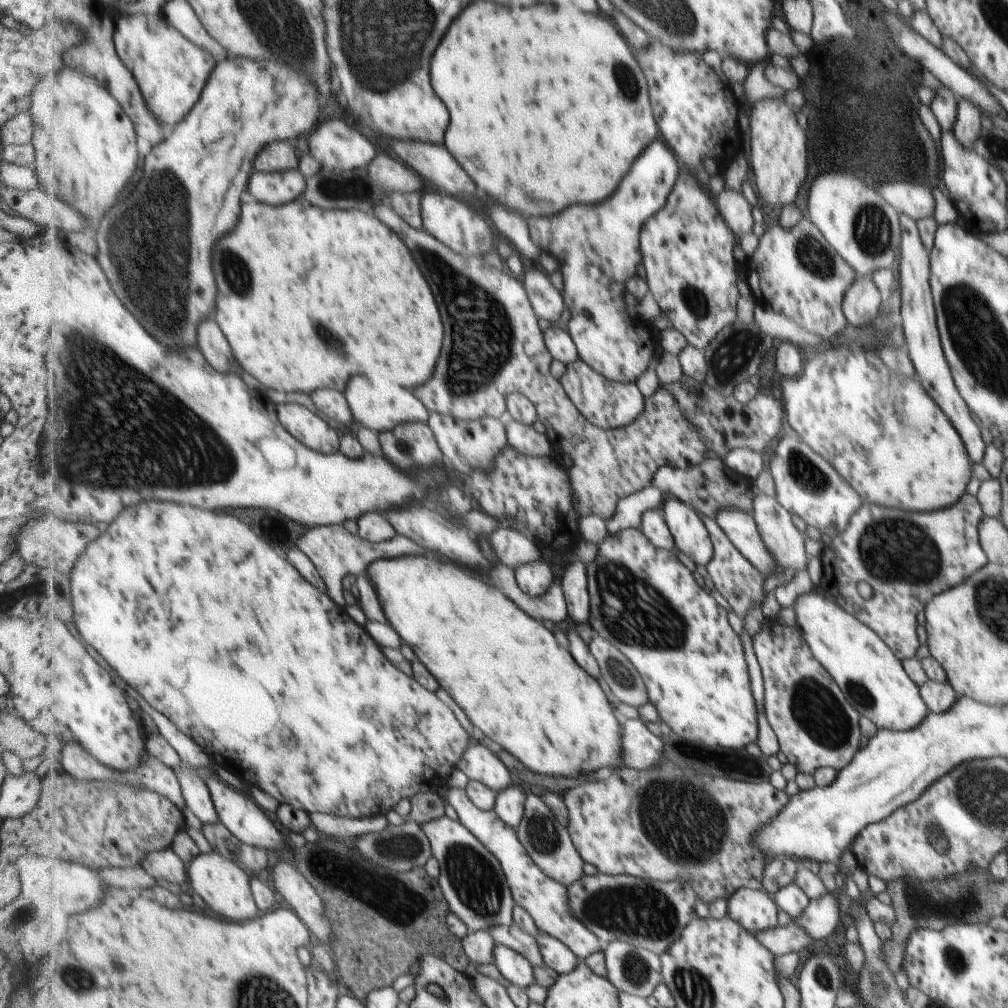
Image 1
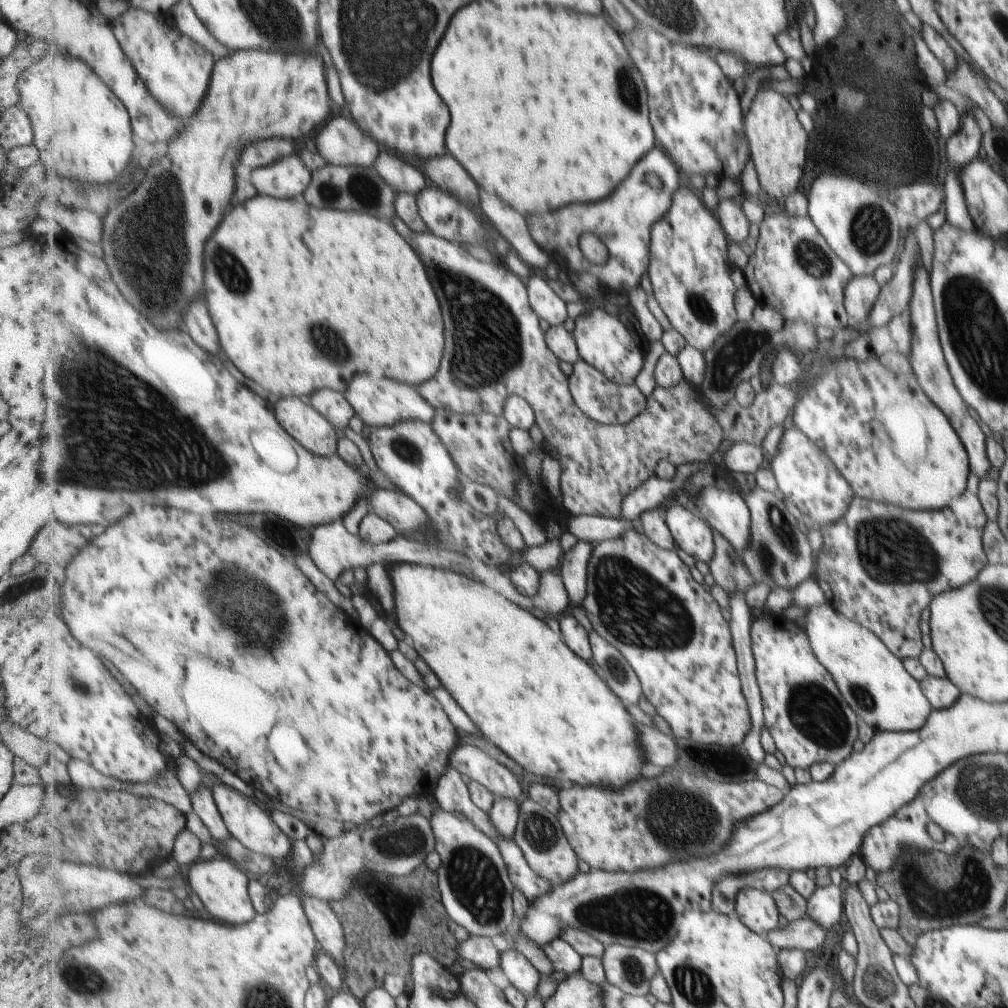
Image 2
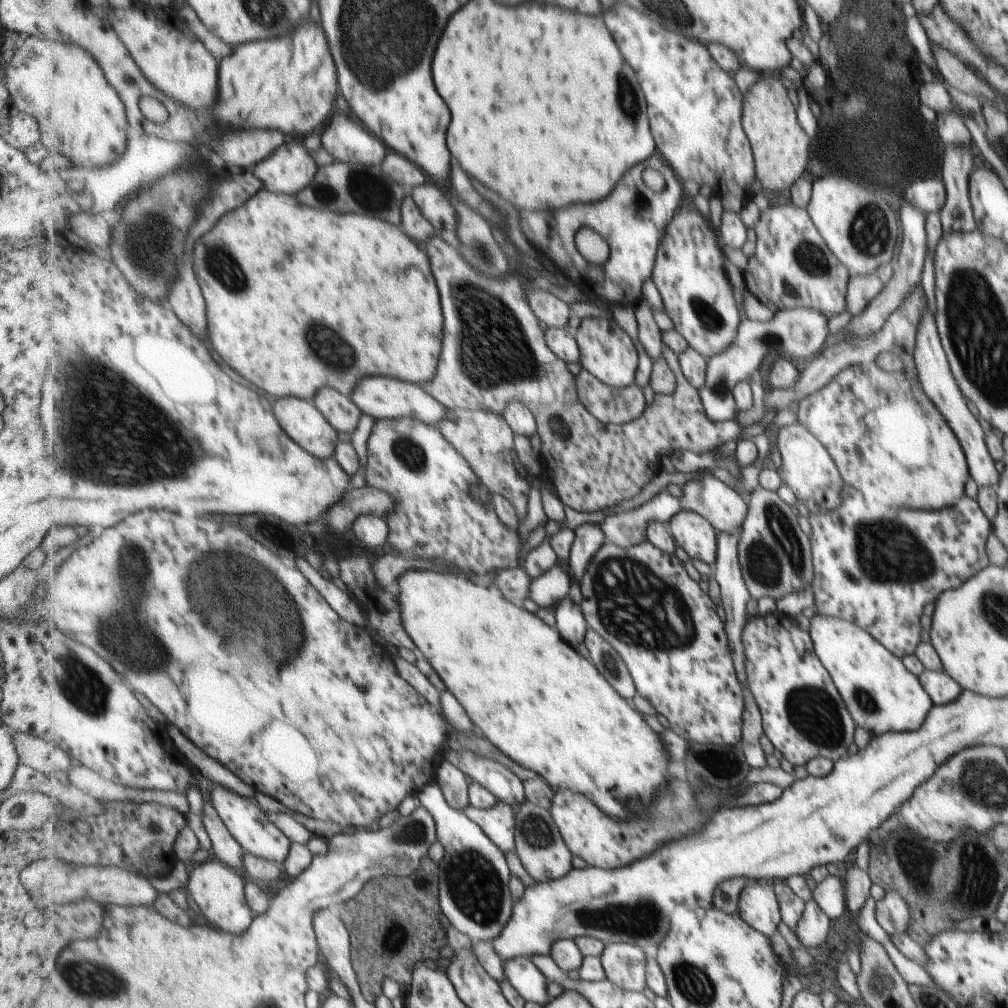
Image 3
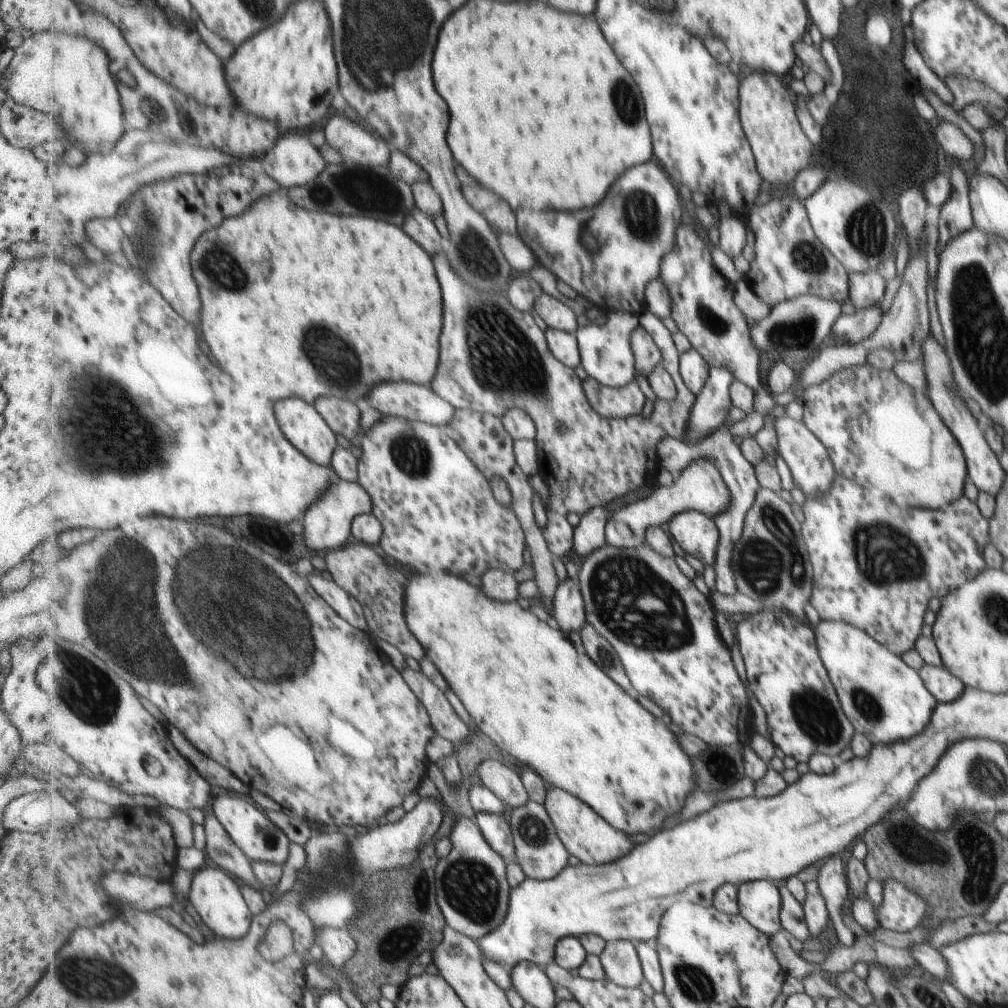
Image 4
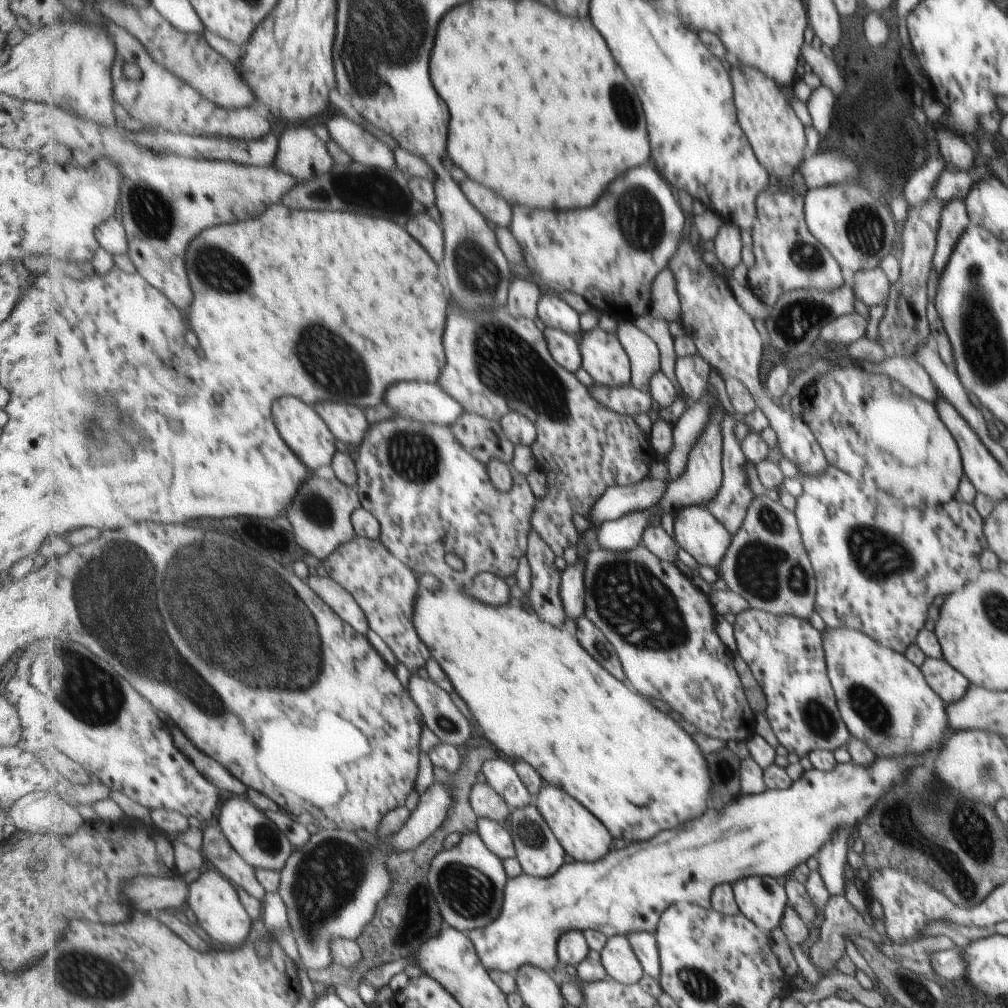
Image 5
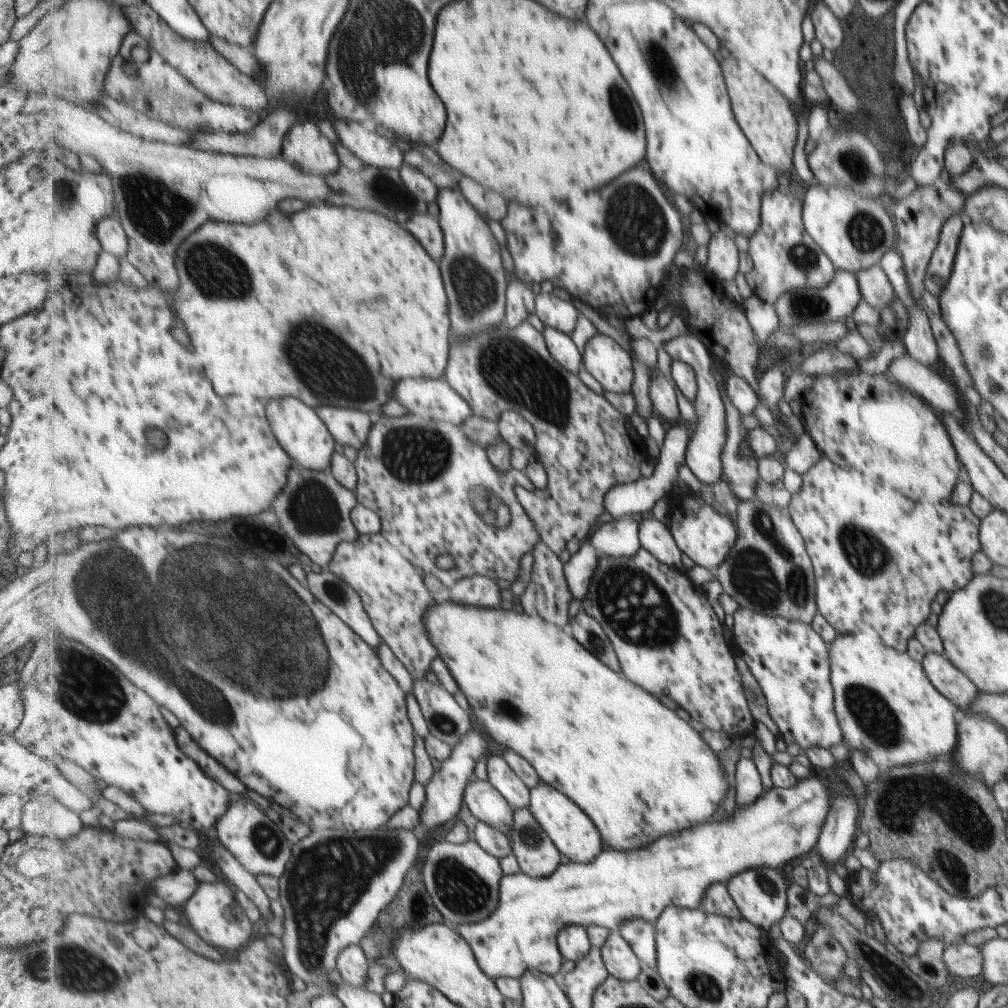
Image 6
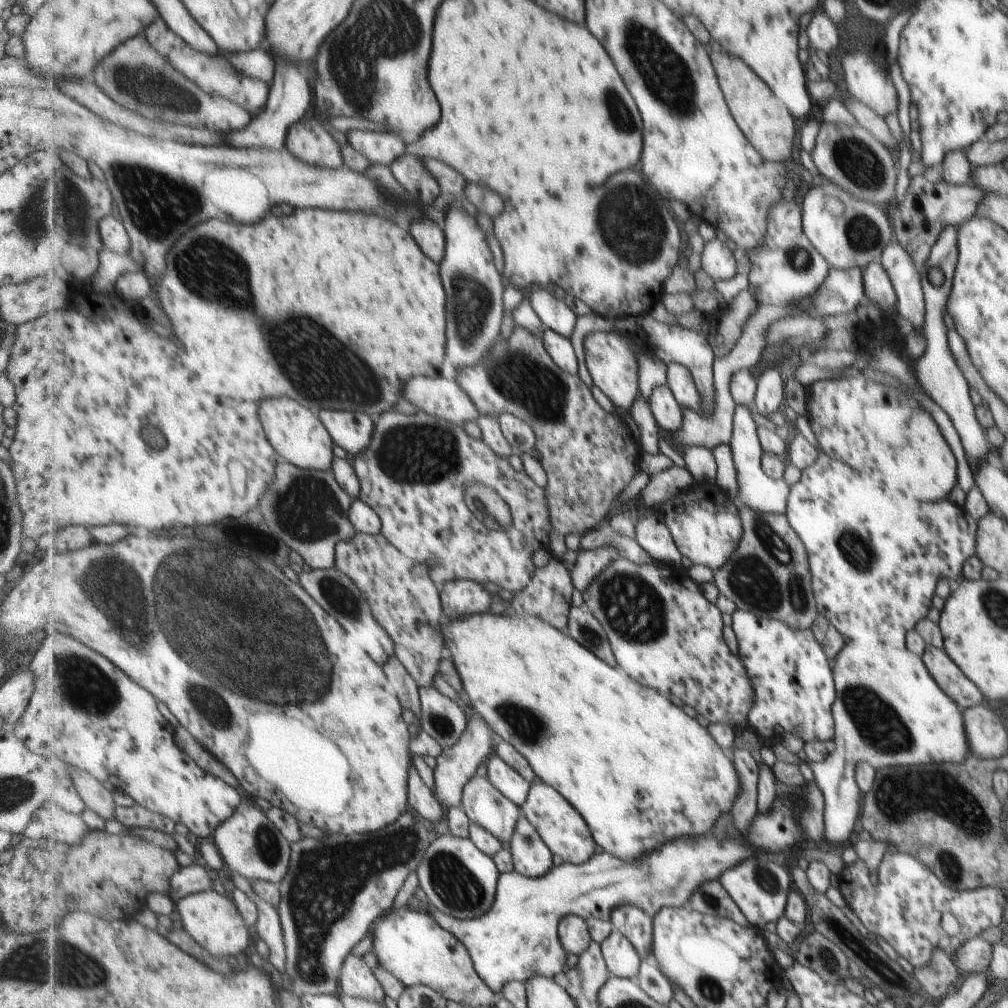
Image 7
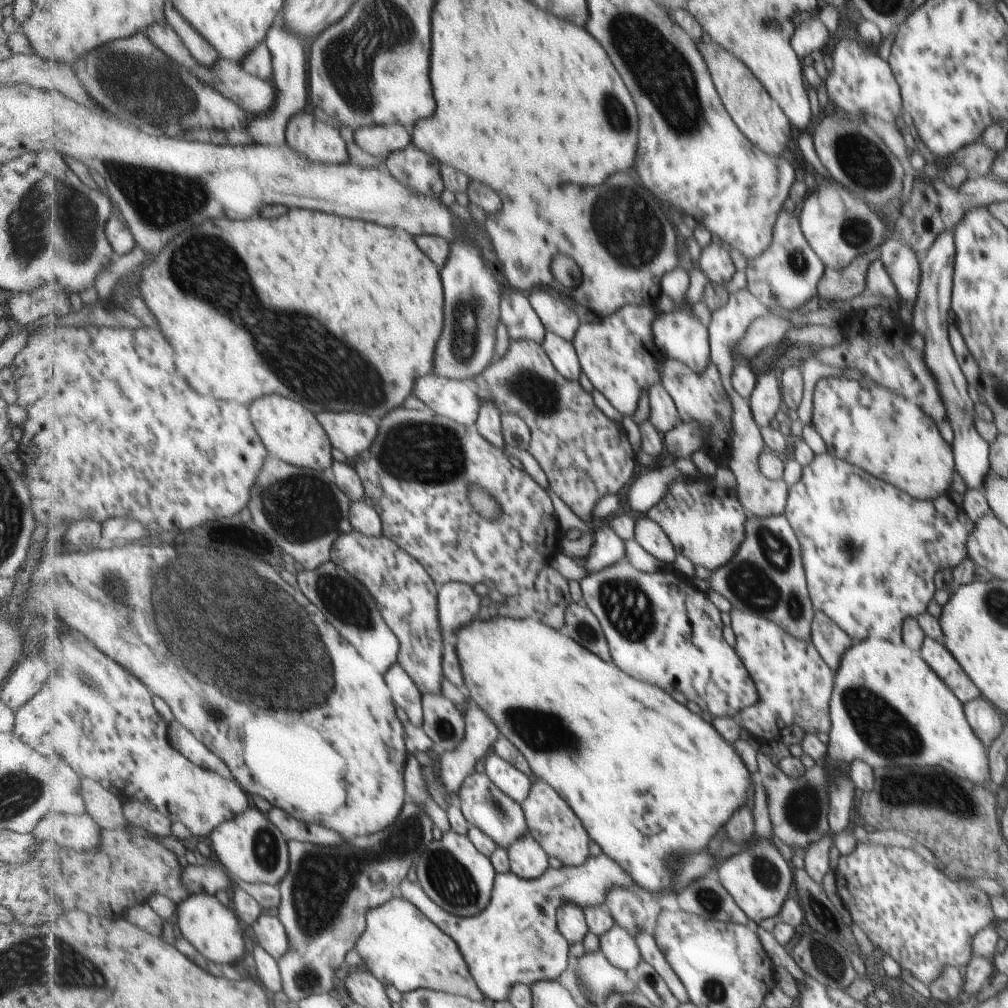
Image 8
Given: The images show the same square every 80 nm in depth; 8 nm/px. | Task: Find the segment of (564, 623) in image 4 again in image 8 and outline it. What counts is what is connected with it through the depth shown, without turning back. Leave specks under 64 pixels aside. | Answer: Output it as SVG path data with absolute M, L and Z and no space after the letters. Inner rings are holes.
M605 521L599 522L595 527L594 545L585 559L580 561L586 569L585 576L617 564L626 557L626 541L619 538Z

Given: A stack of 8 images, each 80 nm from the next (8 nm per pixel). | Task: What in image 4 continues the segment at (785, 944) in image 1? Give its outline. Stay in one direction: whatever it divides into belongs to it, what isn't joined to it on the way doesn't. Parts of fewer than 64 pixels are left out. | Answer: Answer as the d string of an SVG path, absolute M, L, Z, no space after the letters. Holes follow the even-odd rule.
M816 881L804 882L804 891L805 896L801 906L806 929L808 930L808 940L823 932L823 928L825 928L829 918L823 902L824 898L819 892Z

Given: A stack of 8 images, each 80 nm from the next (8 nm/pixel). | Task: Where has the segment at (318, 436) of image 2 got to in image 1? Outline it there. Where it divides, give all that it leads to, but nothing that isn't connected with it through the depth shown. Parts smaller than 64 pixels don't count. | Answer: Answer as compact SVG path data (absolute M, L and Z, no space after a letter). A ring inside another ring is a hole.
M279 404L279 418L295 438L313 450L333 454L340 451L340 431L327 420L299 404Z

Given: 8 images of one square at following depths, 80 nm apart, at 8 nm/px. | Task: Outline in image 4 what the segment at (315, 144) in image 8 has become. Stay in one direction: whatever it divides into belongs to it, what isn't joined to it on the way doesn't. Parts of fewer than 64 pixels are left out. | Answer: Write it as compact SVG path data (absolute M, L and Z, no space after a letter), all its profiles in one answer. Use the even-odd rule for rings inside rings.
M297 132L279 138L279 146L263 160L265 172L271 178L277 178L281 187L287 190L313 182L326 164L318 149L309 144L309 138Z

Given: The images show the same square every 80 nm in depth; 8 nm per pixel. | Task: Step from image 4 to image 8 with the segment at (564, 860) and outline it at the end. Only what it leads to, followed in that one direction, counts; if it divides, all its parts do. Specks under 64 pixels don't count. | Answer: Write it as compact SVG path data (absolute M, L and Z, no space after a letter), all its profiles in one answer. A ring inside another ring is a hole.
M527 834L525 838L519 838L508 850L511 871L519 878L535 880L543 877L549 870L549 855L543 850L543 846L533 838L533 834Z

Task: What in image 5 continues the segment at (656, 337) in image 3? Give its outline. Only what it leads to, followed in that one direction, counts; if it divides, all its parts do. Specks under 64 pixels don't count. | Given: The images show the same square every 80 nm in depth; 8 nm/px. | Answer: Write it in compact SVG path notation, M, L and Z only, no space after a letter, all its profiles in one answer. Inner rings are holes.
M619 318L617 322L618 335L627 354L630 354L632 384L636 389L649 393L652 376L661 370L659 346L632 321Z

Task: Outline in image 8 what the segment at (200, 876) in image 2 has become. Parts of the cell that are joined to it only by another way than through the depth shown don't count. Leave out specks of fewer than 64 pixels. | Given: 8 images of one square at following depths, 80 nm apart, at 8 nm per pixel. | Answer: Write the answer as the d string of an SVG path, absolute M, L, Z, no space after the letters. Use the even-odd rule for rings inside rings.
M209 893L192 894L178 904L178 927L182 936L213 962L235 962L245 954L245 929L236 912L226 902Z

